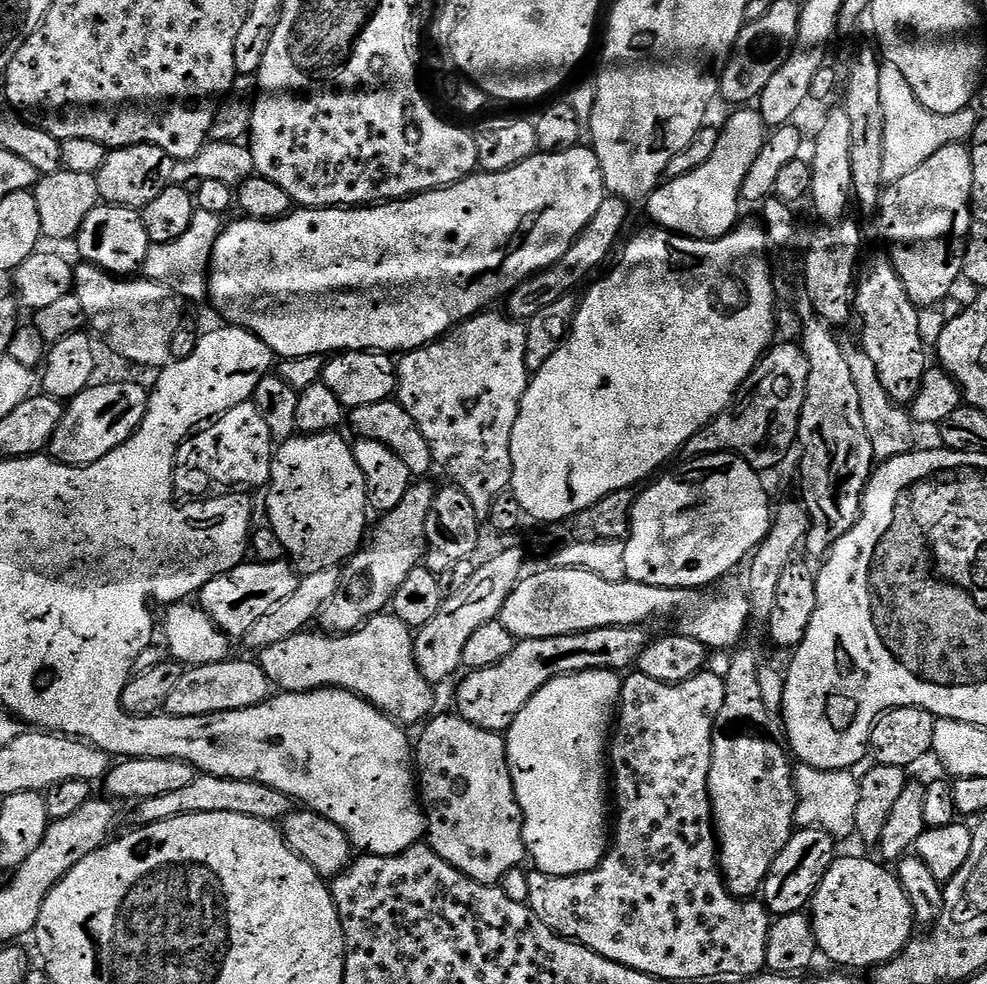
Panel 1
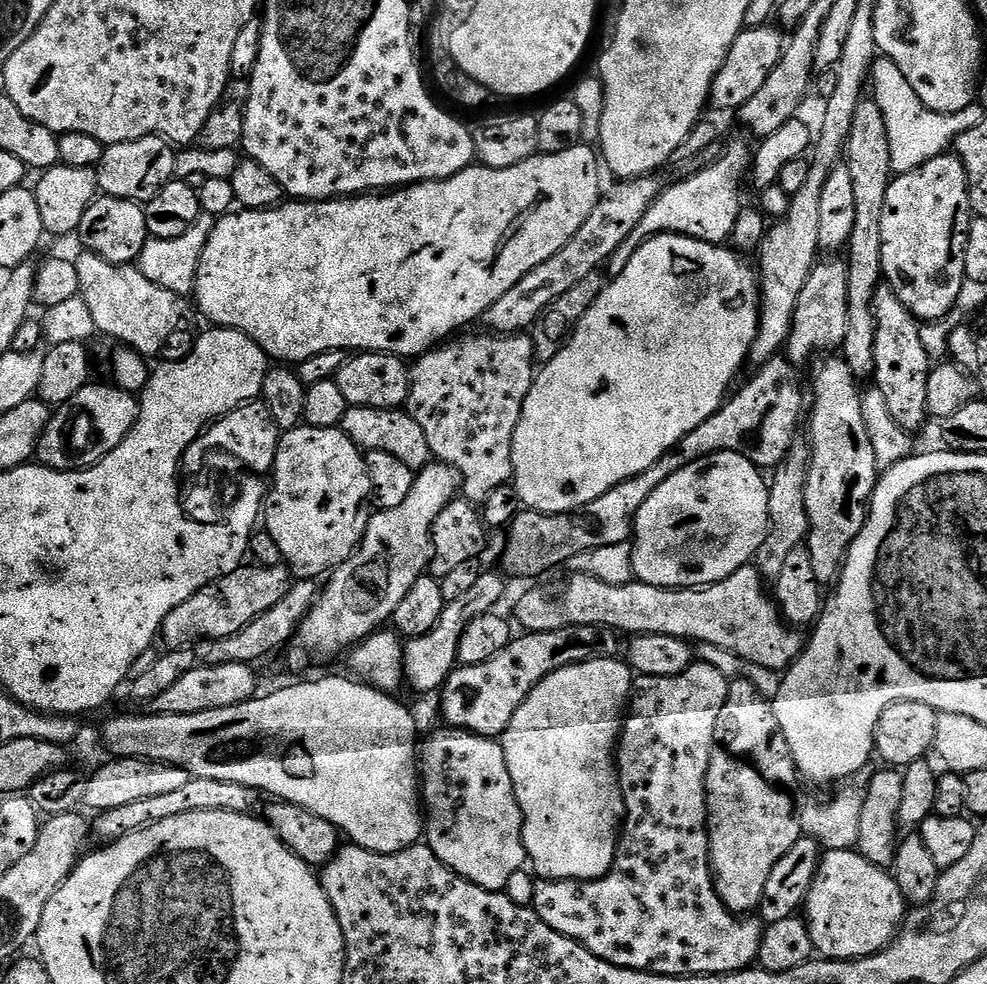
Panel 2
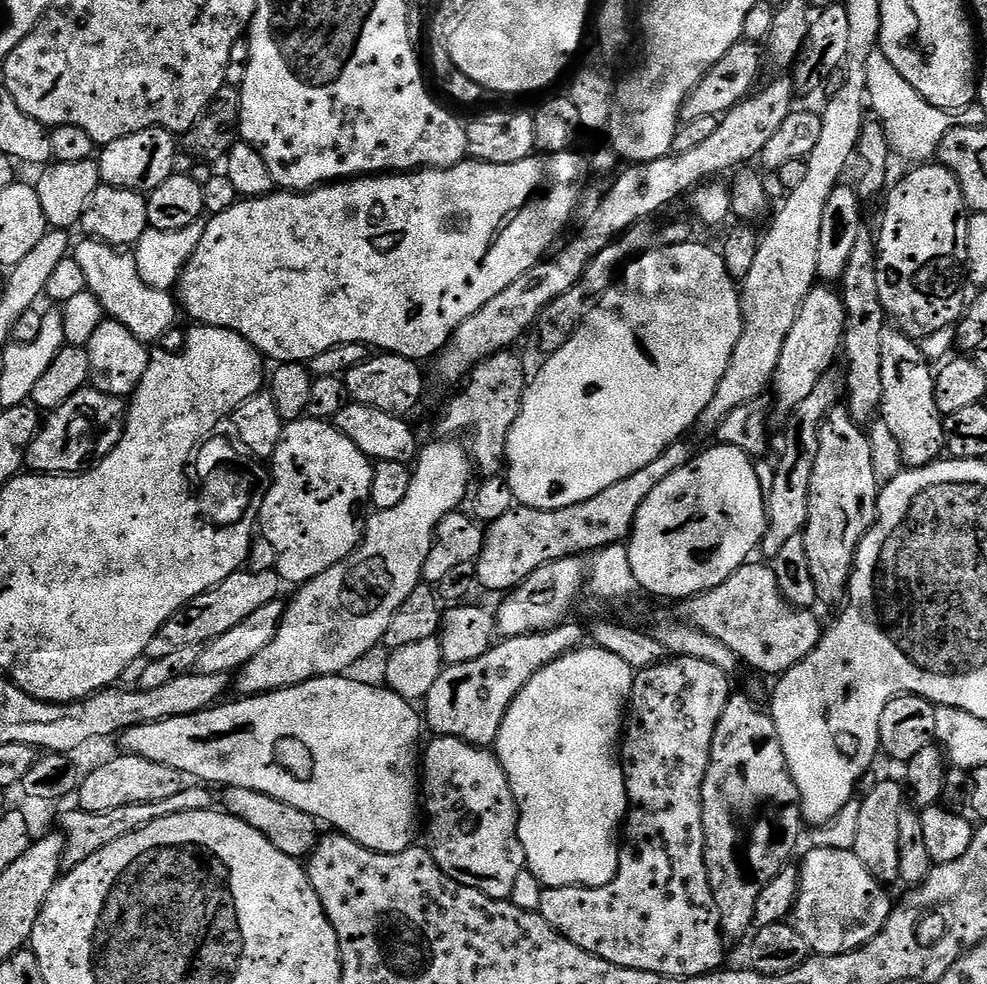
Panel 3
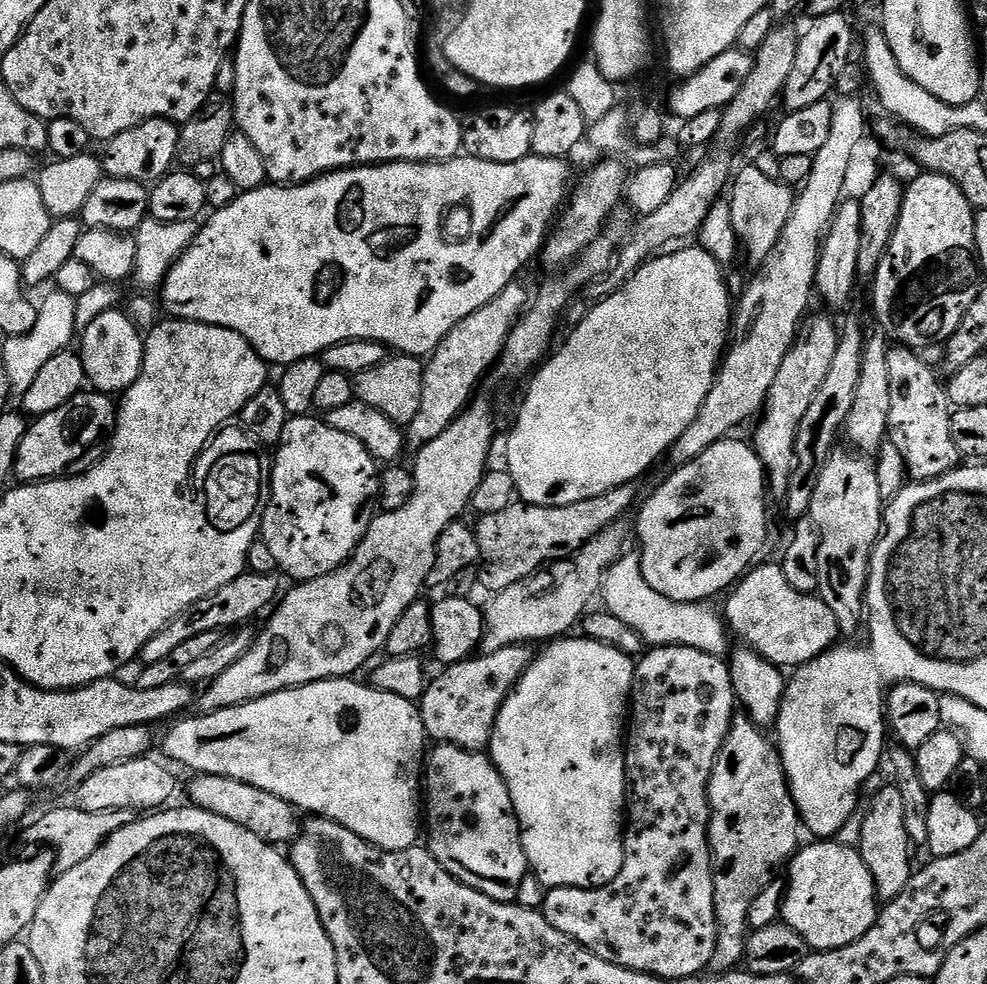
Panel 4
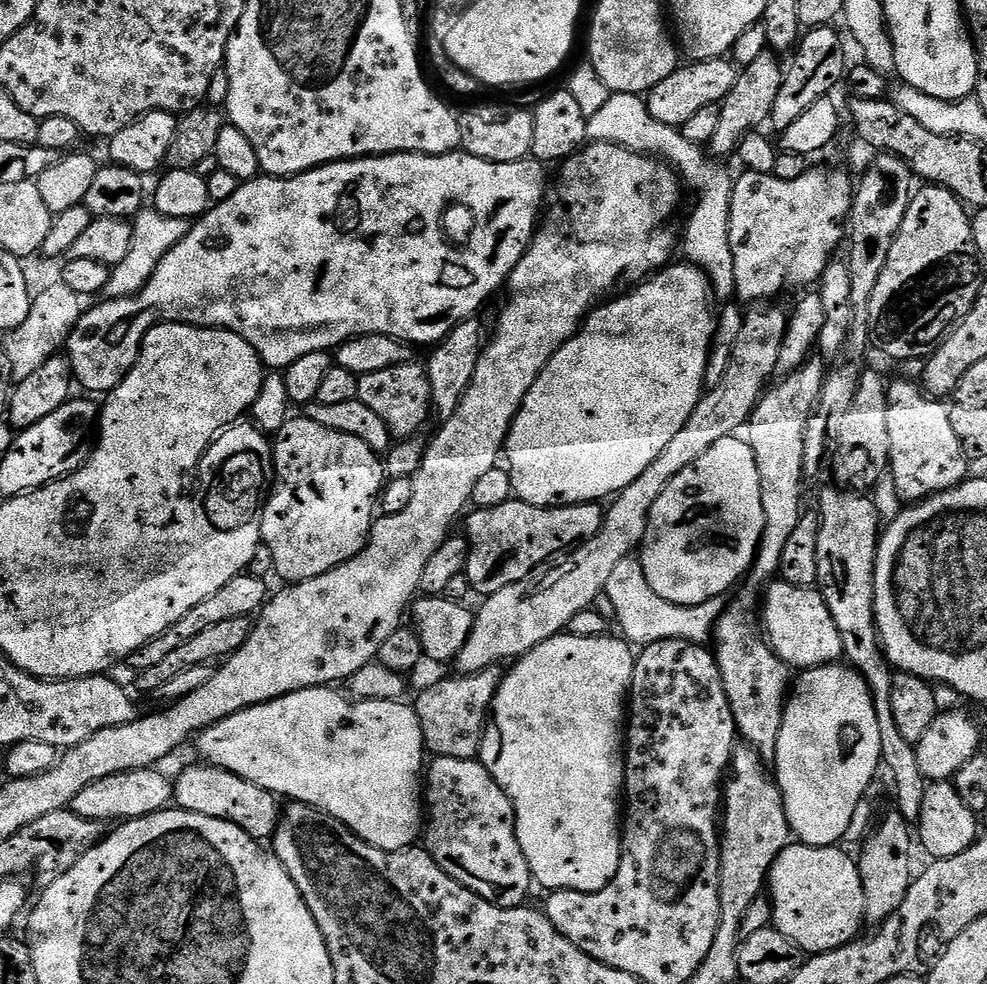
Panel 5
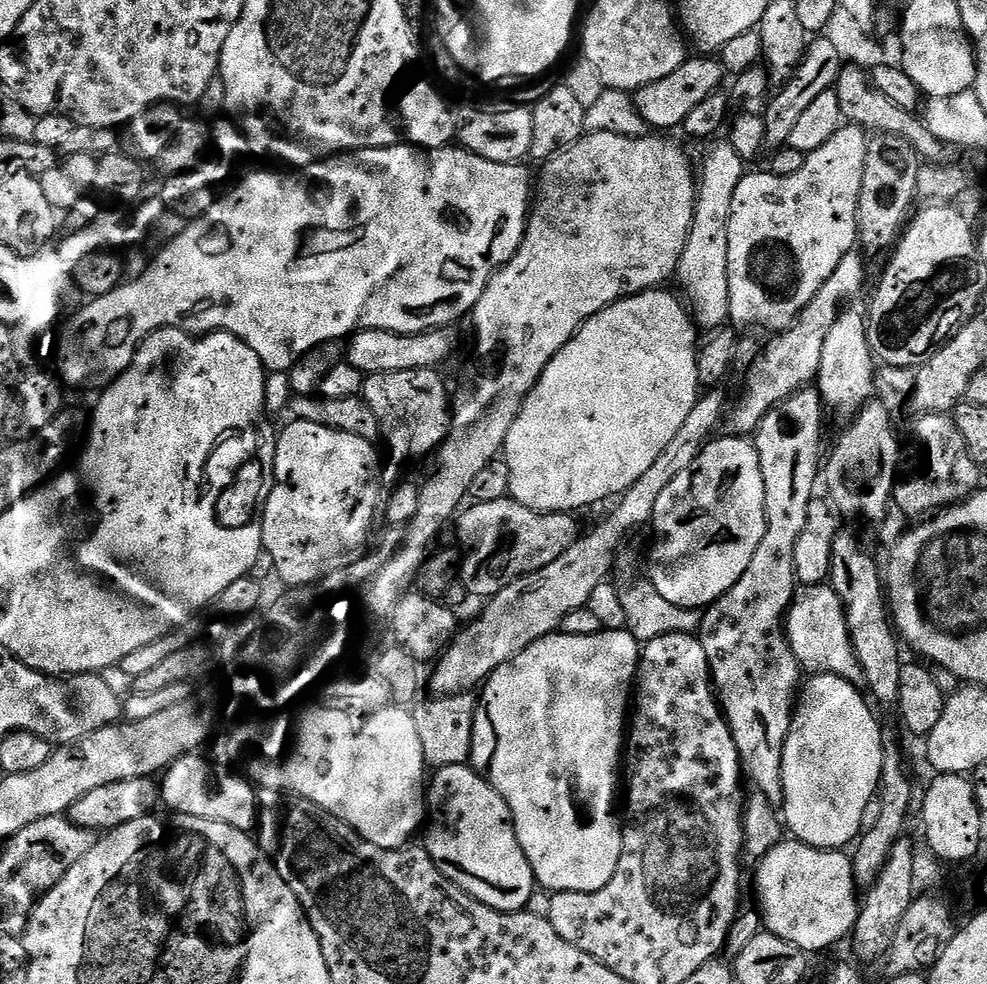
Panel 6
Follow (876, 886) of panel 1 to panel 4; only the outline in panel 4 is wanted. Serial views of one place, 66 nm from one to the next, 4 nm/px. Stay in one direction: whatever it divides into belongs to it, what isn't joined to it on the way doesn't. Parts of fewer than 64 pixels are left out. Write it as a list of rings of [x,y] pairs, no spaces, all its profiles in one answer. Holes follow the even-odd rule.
[[[839,842],[812,843],[816,844],[805,843],[787,865],[782,920],[808,943],[811,951],[829,952],[858,942],[858,938],[870,931],[878,915],[878,897],[874,878],[870,878],[870,870],[866,870],[866,862],[862,862],[855,847]]]

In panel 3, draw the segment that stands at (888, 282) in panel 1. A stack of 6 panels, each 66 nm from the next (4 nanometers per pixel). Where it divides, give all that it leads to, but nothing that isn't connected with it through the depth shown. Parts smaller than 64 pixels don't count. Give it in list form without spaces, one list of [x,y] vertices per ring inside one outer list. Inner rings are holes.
[[[885,327],[882,334],[882,402],[878,413],[879,419],[890,428],[901,446],[901,458],[908,468],[921,468],[941,459],[945,455],[944,417],[941,416],[936,399],[934,386],[936,372],[923,354],[917,341],[911,340],[899,327]]]

